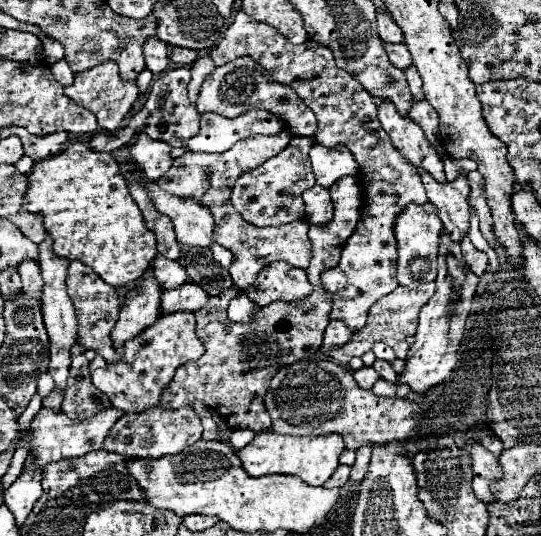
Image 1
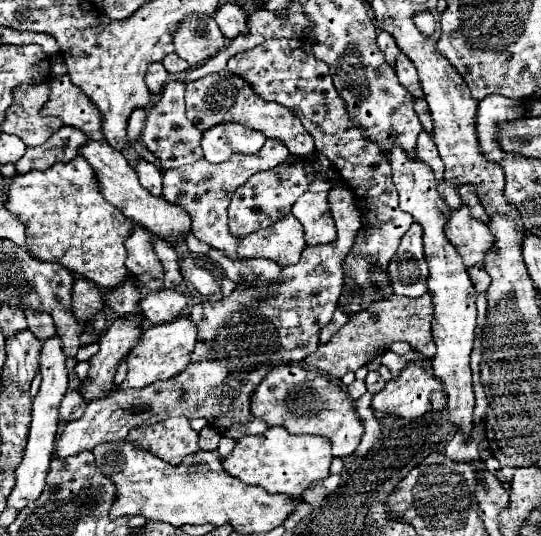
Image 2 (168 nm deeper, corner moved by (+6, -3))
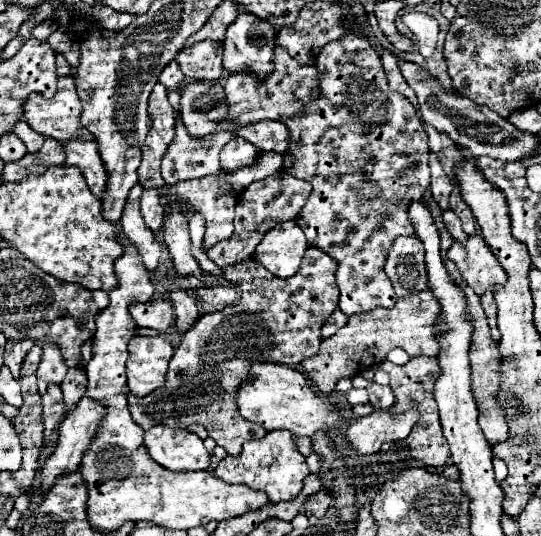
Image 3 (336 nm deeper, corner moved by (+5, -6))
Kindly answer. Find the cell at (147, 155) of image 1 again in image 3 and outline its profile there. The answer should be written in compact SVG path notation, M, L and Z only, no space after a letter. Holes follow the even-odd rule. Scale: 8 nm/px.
M156 187L144 189L144 193L140 197L140 211L142 211L144 223L152 231L158 231L164 221L164 205L160 199L162 199L162 195L160 195L160 191L156 191Z

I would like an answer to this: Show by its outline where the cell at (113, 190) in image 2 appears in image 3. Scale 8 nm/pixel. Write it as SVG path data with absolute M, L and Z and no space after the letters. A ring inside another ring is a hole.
M76 139L64 143L66 149L66 165L80 167L84 179L88 181L90 191L100 199L104 197L104 189L108 183L108 171L98 155L96 141L84 141Z

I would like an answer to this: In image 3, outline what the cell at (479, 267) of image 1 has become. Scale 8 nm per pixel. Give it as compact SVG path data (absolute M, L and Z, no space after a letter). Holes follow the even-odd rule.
M486 291L484 295L480 295L480 301L482 301L482 309L486 313L492 337L492 315L496 315L496 303L494 303L494 297L492 297L492 291Z

